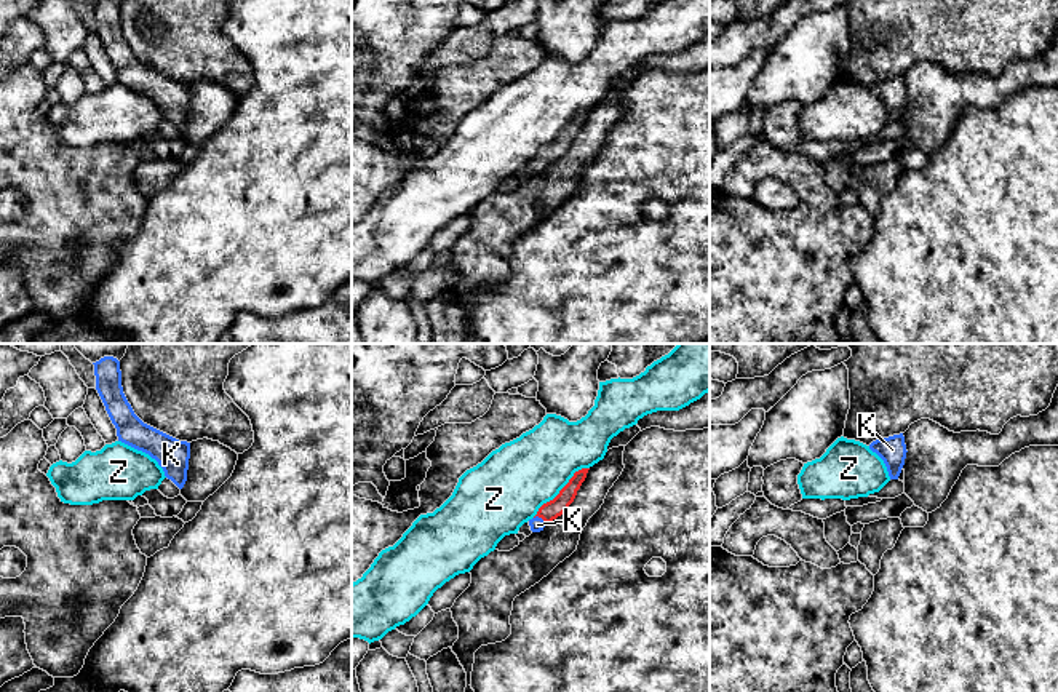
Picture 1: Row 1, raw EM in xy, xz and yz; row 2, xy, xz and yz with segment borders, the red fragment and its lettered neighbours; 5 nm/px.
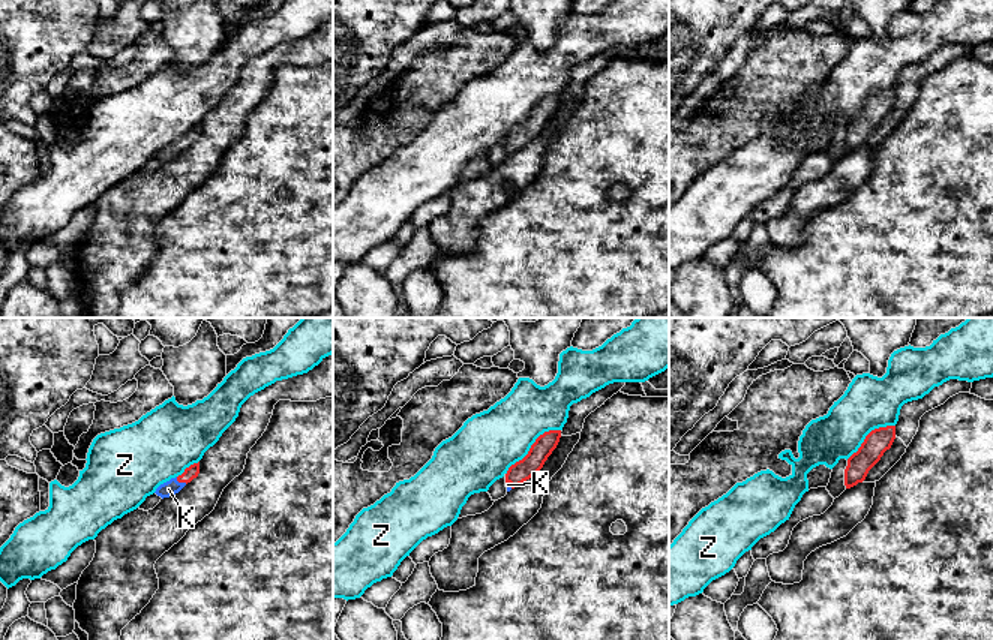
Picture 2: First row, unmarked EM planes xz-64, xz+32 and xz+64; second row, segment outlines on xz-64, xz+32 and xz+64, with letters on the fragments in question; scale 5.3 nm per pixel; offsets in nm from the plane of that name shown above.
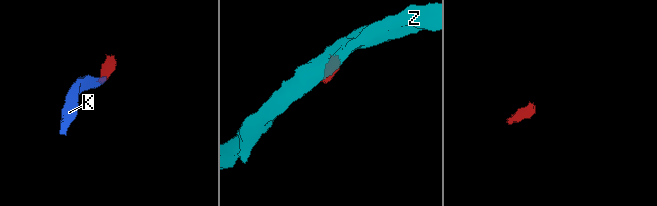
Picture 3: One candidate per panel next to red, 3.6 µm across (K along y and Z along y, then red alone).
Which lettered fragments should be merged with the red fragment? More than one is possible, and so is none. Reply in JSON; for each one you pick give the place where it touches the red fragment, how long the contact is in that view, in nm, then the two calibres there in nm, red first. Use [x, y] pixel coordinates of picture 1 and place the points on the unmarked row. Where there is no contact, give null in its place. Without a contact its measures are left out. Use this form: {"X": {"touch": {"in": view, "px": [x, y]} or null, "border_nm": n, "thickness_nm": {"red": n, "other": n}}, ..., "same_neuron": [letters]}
{"K": {"touch": {"in": "xz", "px": [540, 159]}, "border_nm": 80, "thickness_nm": {"red": 90, "other": 70}}, "same_neuron": ["K"]}

